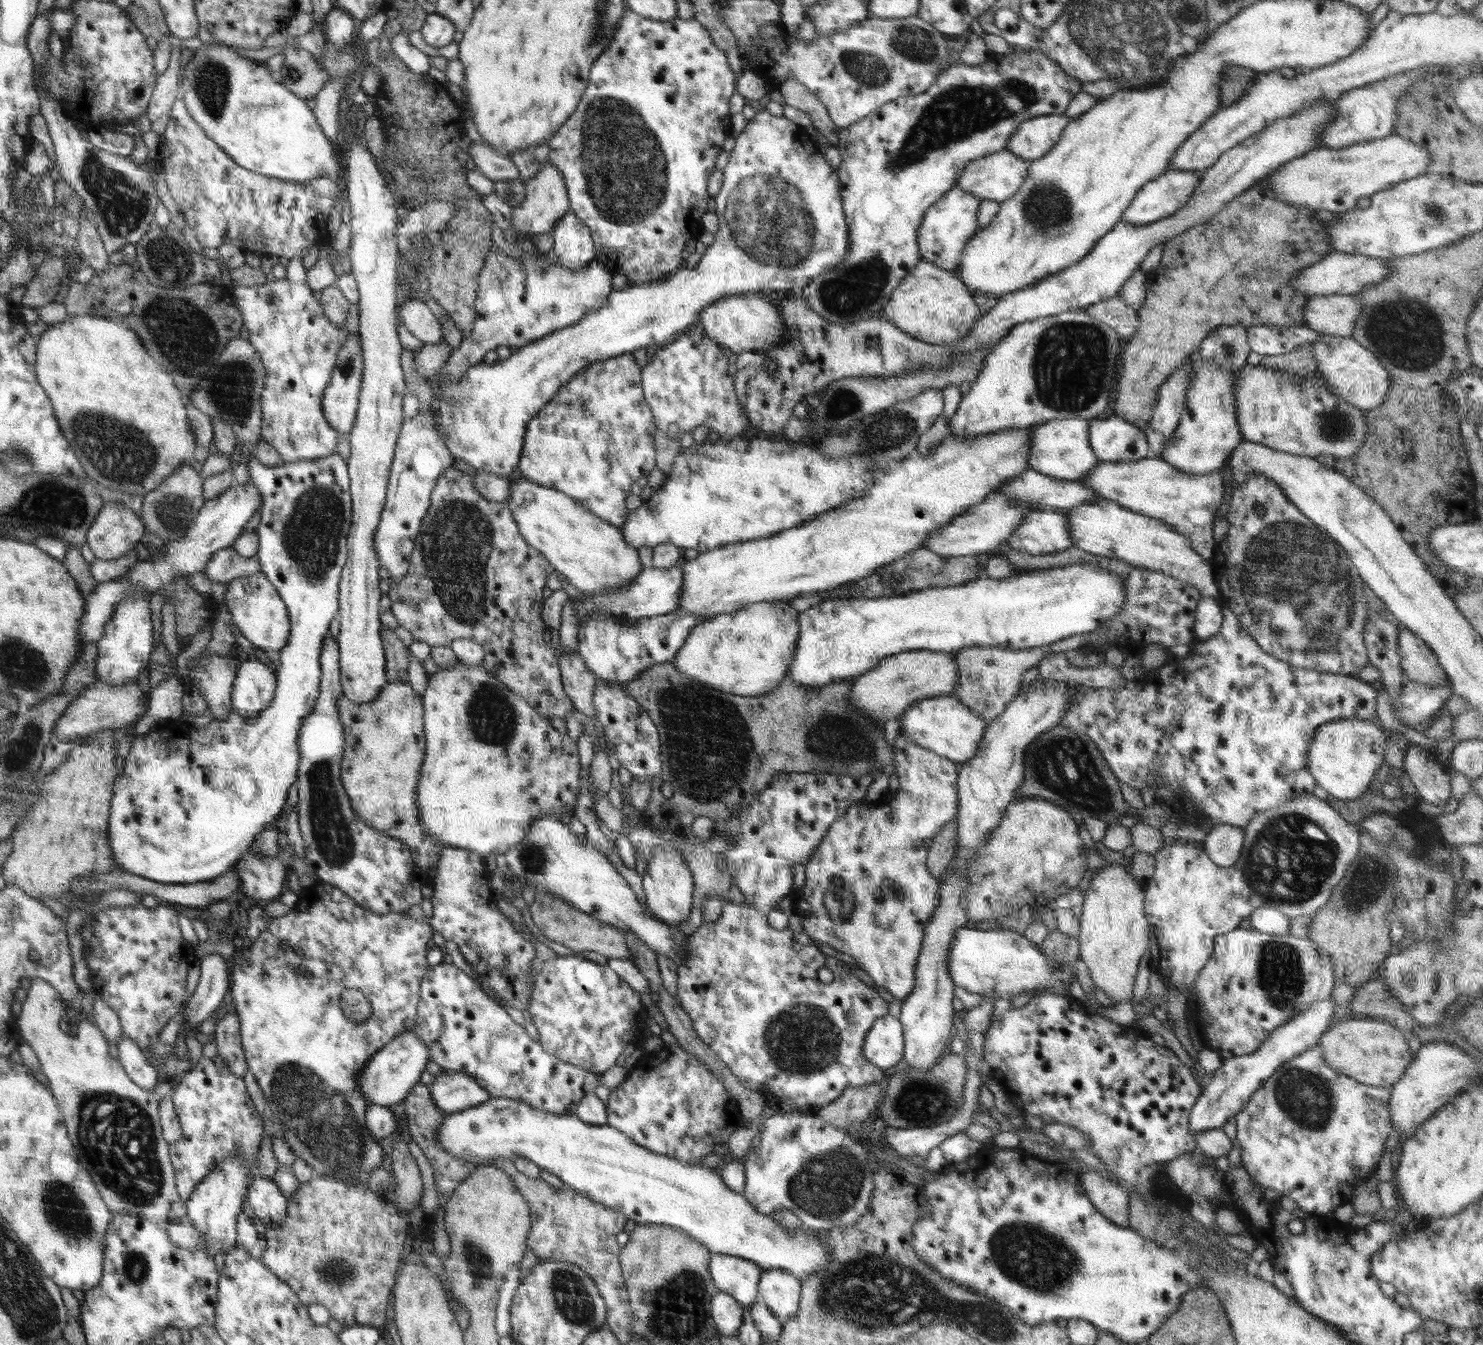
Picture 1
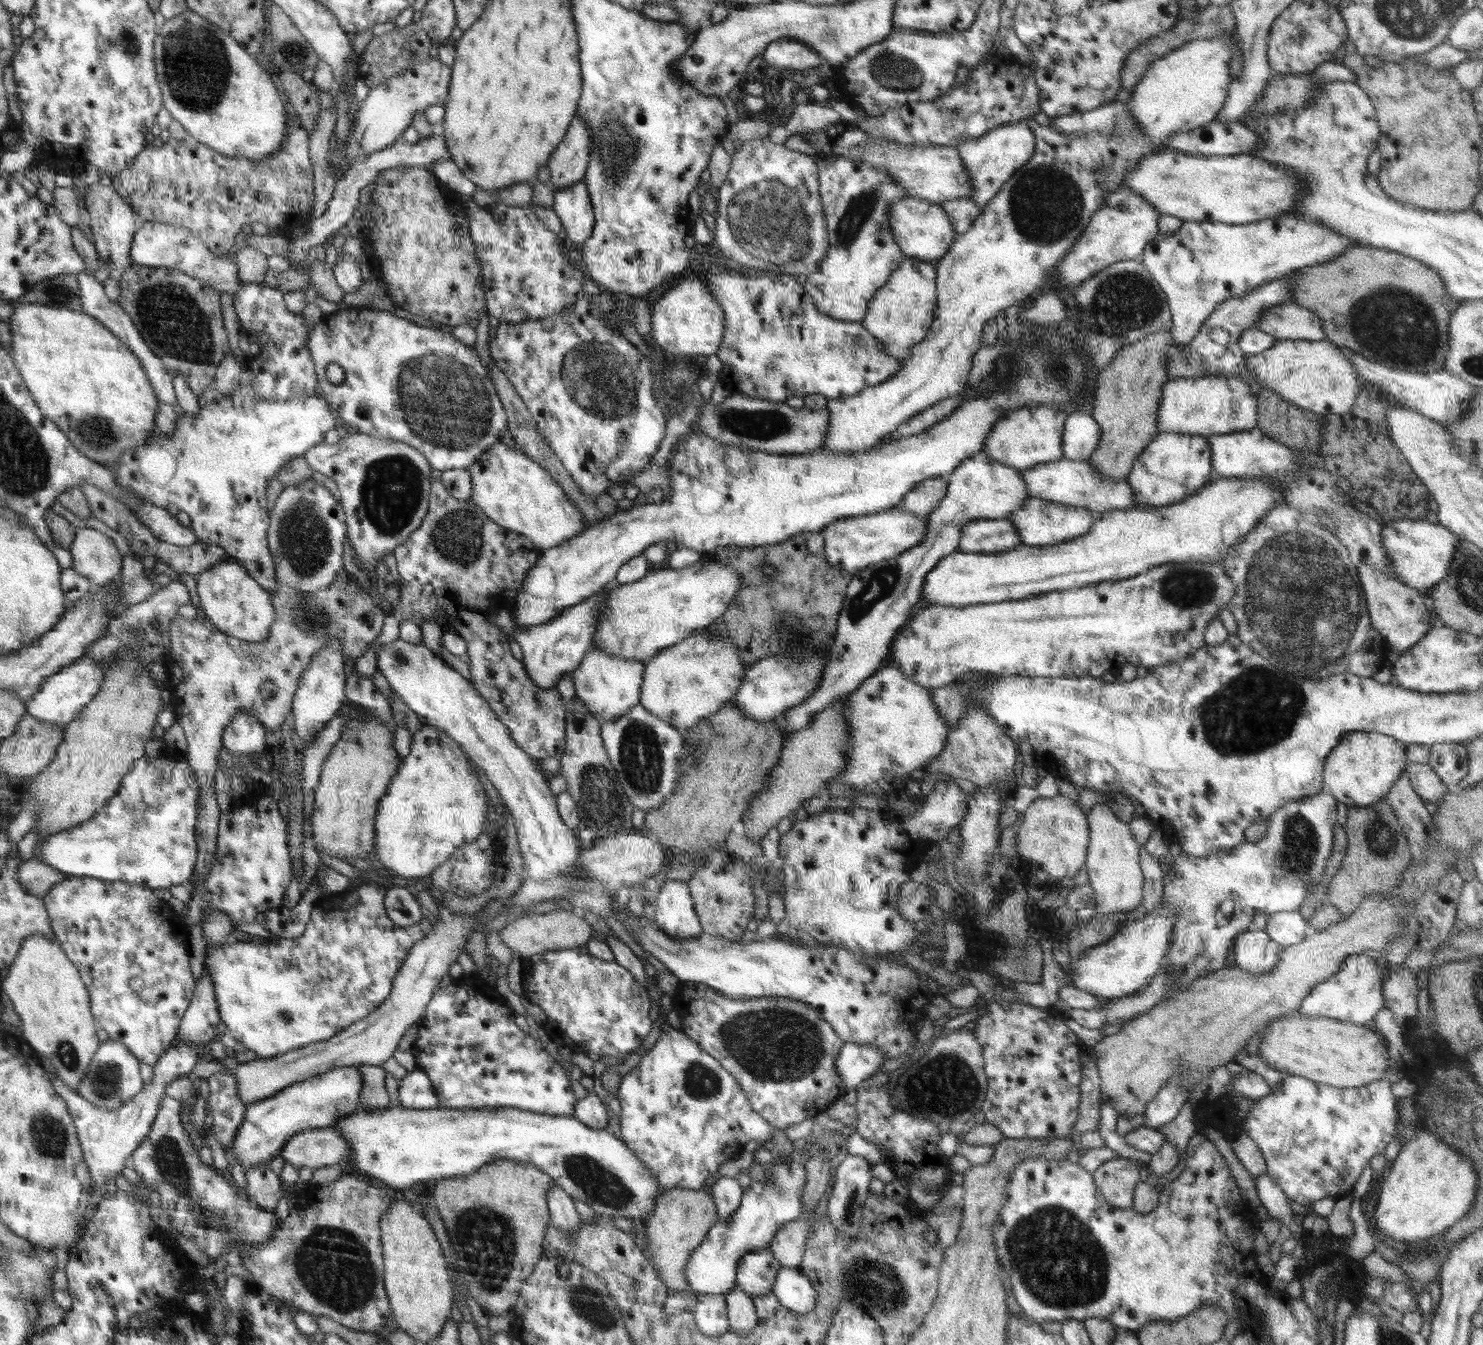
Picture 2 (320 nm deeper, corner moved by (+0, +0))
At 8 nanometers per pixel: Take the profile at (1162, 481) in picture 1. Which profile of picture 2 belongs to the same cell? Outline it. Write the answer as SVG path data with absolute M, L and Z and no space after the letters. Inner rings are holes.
M1060 459L1051 463L1021 469L1021 477L1025 482L1028 498L1051 500L1060 504L1080 506L1091 509L1097 515L1107 510L1134 508L1134 491L1130 488L1127 478L1120 482L1108 480L1097 472L1087 461Z

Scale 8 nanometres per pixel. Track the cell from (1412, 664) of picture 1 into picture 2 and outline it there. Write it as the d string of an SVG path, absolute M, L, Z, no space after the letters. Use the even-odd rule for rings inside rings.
M1362 562L1357 566L1357 571L1366 598L1369 618L1374 629L1383 637L1389 651L1402 654L1401 652L1420 642L1431 628L1430 622L1428 622L1429 602L1427 597L1416 589L1398 582L1391 577L1391 574L1382 572L1374 565Z

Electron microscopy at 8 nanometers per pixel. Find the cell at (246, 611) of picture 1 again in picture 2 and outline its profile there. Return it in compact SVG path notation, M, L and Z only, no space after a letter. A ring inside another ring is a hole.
M230 559L215 564L194 577L200 607L207 616L206 619L219 632L246 642L269 639L270 628L277 622L277 612L274 610L271 594L259 581L253 579L244 565Z

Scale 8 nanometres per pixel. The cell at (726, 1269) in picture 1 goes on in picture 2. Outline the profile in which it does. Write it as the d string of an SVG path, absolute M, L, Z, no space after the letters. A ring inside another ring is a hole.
M768 1248L752 1251L739 1260L735 1286L754 1297L768 1294L780 1267Z

